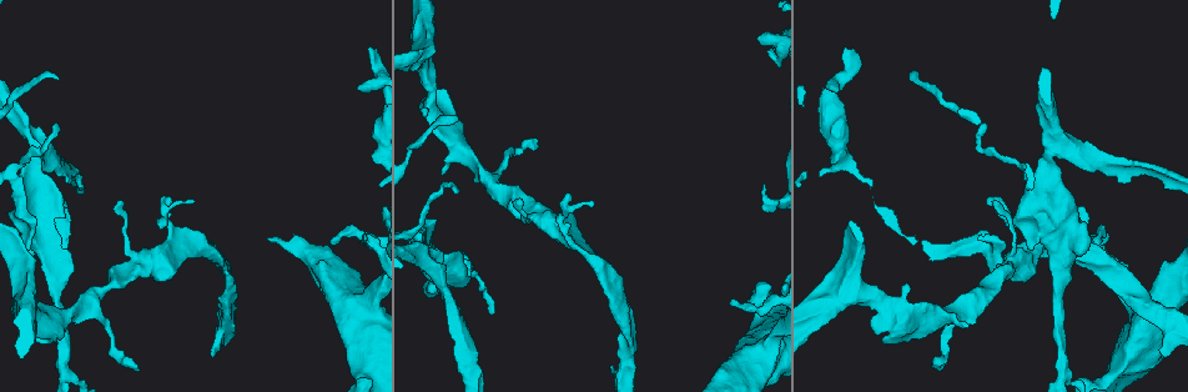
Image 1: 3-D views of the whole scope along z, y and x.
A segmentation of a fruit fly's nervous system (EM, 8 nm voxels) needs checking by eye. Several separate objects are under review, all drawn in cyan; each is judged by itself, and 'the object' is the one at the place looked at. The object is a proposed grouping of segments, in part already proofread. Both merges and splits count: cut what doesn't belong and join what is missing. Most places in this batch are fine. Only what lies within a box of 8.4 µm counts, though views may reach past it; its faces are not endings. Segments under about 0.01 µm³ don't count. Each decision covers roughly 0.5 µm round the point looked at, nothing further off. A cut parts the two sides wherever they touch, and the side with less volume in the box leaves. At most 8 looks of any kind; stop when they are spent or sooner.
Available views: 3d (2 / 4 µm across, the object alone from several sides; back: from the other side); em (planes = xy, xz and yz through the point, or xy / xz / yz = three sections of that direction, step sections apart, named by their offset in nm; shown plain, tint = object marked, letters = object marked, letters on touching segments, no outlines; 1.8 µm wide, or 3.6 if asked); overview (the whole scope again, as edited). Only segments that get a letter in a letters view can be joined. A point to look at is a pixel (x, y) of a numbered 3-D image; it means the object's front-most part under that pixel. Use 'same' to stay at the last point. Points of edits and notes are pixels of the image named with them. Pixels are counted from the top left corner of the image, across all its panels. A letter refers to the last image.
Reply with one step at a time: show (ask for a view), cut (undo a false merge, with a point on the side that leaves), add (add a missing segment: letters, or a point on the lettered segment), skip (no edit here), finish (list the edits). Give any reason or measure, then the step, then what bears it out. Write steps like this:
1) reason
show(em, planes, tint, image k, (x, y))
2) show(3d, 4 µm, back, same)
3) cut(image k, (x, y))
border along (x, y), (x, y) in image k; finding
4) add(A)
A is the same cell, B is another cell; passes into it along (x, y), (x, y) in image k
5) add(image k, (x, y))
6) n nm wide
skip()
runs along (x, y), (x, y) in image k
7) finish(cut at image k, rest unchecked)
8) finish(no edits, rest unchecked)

sharp bend
show(em, planes, letters, image 1, (1061, 269))

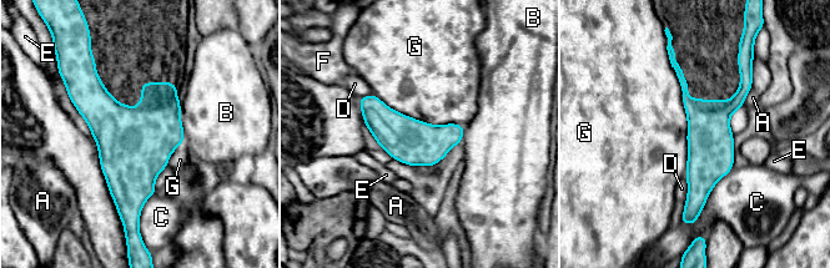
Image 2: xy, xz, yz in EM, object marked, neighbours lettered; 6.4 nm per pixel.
skip()
A, B, C, D, E, F and G are other cells; border along (667, 52), (685, 112), (685, 176) in image 2; one cell here

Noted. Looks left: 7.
arms part here
show(3d, 2 µm, image 1, (1054, 152))

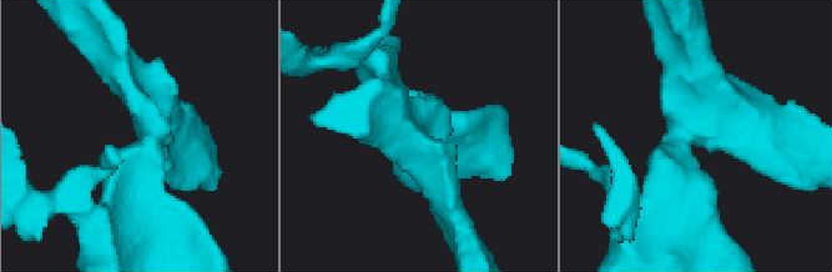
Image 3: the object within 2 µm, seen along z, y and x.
3 arms; arms of 220, 240, 360 nm
show(em, xz, step 16, tint, image 3, (154, 135))

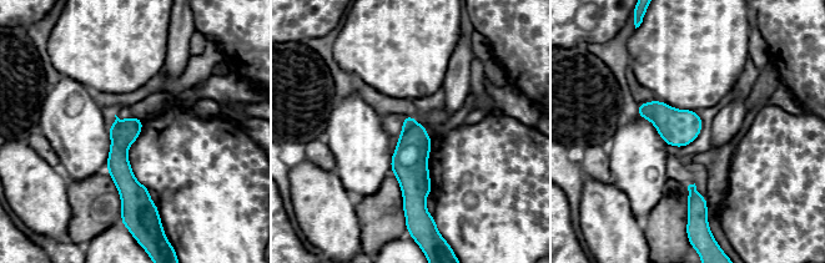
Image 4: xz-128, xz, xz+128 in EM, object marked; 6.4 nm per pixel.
show(em, planes, letters, same)

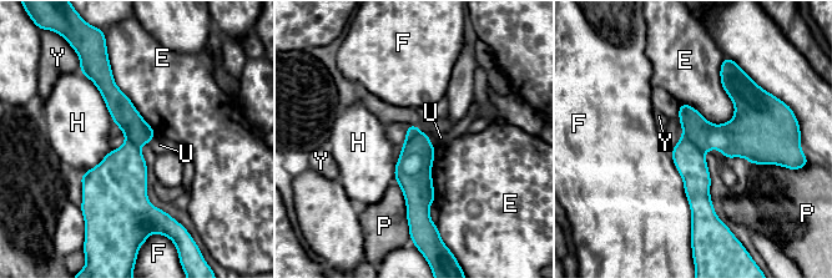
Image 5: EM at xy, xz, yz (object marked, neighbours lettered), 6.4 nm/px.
cut(image 5, (702, 134))
E, F, H, P, U and Y are other cells; the part that leaves runs along (96, 76), (146, 141) in image 5; a second cell is stuck on

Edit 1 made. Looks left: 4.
an open end
show(em, yz, step 8, letters, image 1, (830, 87))

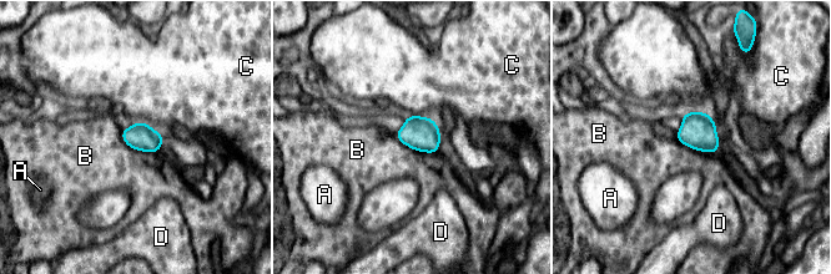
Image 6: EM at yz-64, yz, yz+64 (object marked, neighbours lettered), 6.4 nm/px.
show(em, planes, letters, same)

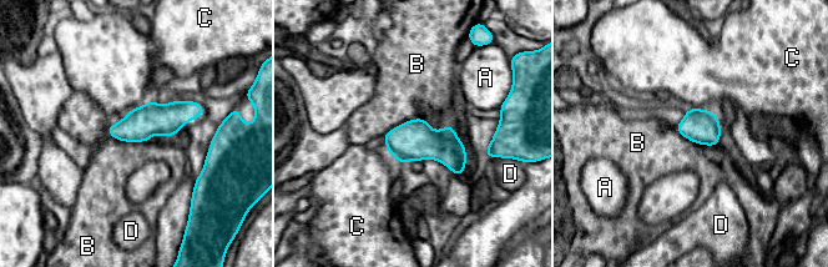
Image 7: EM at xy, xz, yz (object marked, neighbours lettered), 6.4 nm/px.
skip()
A, B, C and D are other cells; border along (106, 127), (119, 140), (150, 140) in image 7; none of them fits

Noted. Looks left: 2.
finish(cut at image 5, rest unchecked)

